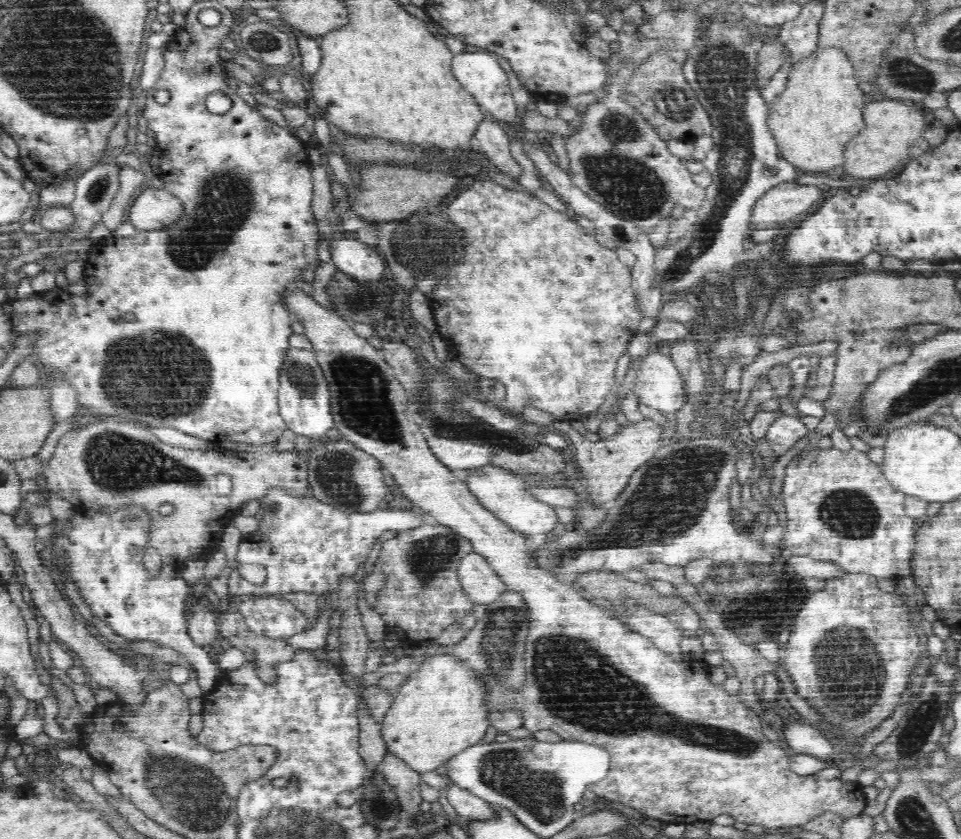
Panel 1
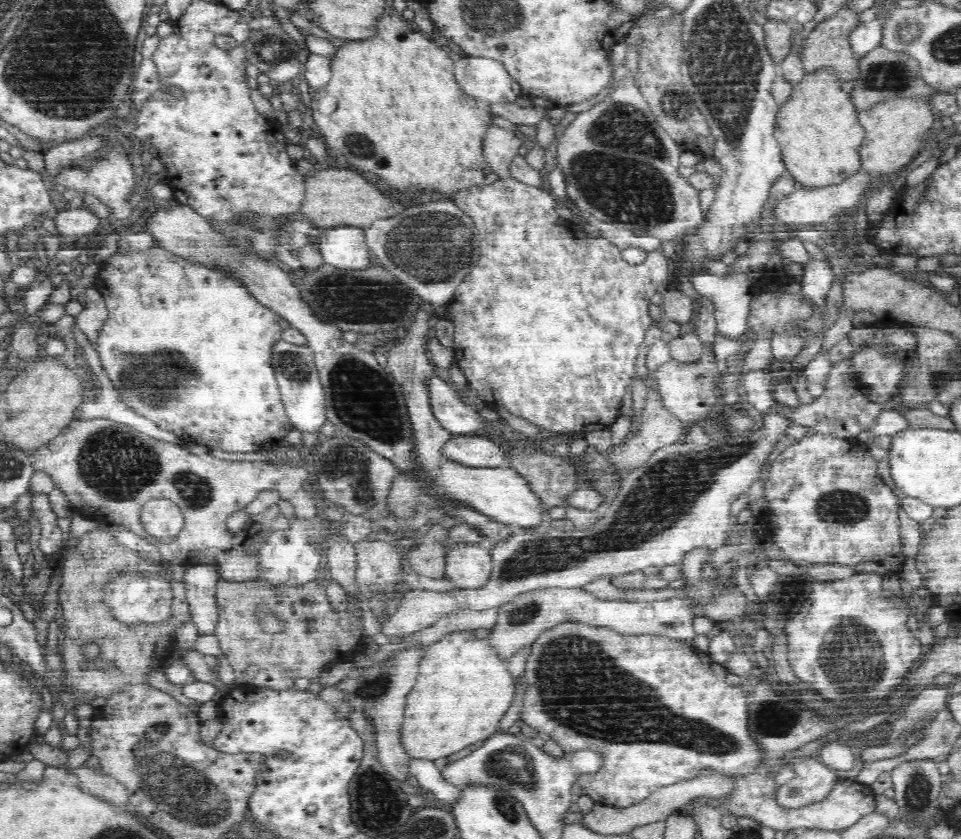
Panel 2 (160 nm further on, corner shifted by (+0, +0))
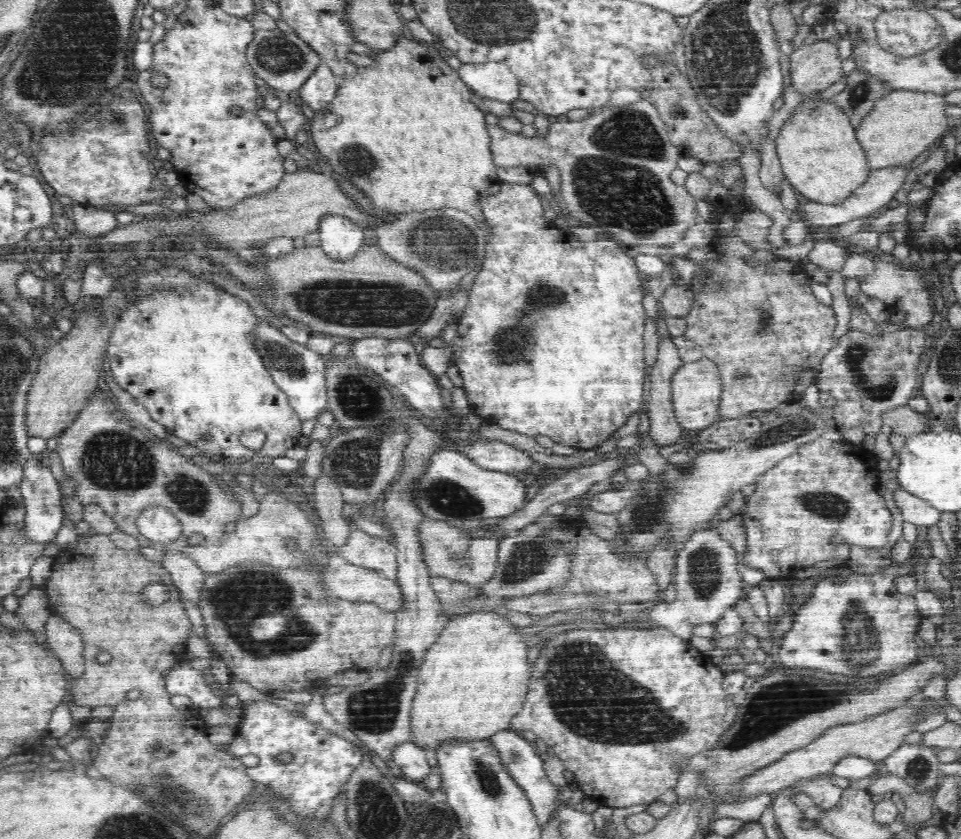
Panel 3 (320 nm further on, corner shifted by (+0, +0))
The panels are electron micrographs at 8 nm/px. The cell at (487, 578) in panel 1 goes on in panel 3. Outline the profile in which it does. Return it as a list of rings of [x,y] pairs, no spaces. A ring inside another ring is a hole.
[[[425,520],[419,527],[424,563],[430,576],[465,582],[480,587],[494,576],[498,565],[499,542],[492,538],[469,536],[462,528],[456,528],[443,521]]]

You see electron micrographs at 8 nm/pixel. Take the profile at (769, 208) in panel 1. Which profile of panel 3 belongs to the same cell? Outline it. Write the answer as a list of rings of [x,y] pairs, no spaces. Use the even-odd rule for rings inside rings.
[[[915,164],[902,165],[900,167],[888,167],[871,169],[862,186],[858,186],[844,202],[838,204],[822,204],[821,202],[802,202],[798,205],[797,216],[802,218],[808,225],[813,226],[836,226],[844,222],[850,222],[855,218],[863,218],[869,215],[876,215],[885,208],[894,205],[894,196],[902,188],[902,184],[908,180],[908,172]]]

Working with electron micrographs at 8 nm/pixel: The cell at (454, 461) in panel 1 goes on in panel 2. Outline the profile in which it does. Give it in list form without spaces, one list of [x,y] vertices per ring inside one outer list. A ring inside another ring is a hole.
[[[454,435],[442,446],[445,459],[474,468],[502,468],[506,464],[506,452],[488,437],[478,435]]]

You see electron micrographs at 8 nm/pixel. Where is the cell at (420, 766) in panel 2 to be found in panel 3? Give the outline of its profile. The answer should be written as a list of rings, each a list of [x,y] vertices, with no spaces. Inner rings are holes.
[[[408,741],[397,744],[392,749],[392,764],[396,772],[401,776],[415,779],[418,783],[432,770],[426,760],[426,754],[422,748]]]

